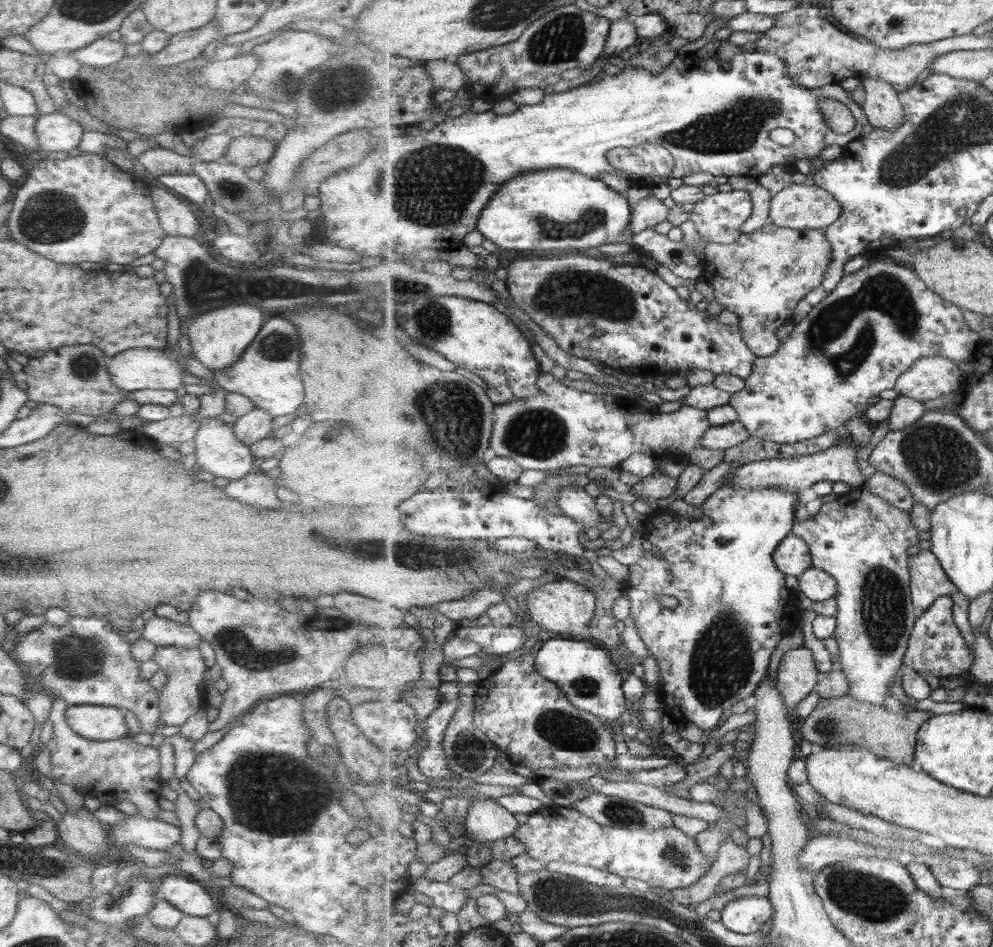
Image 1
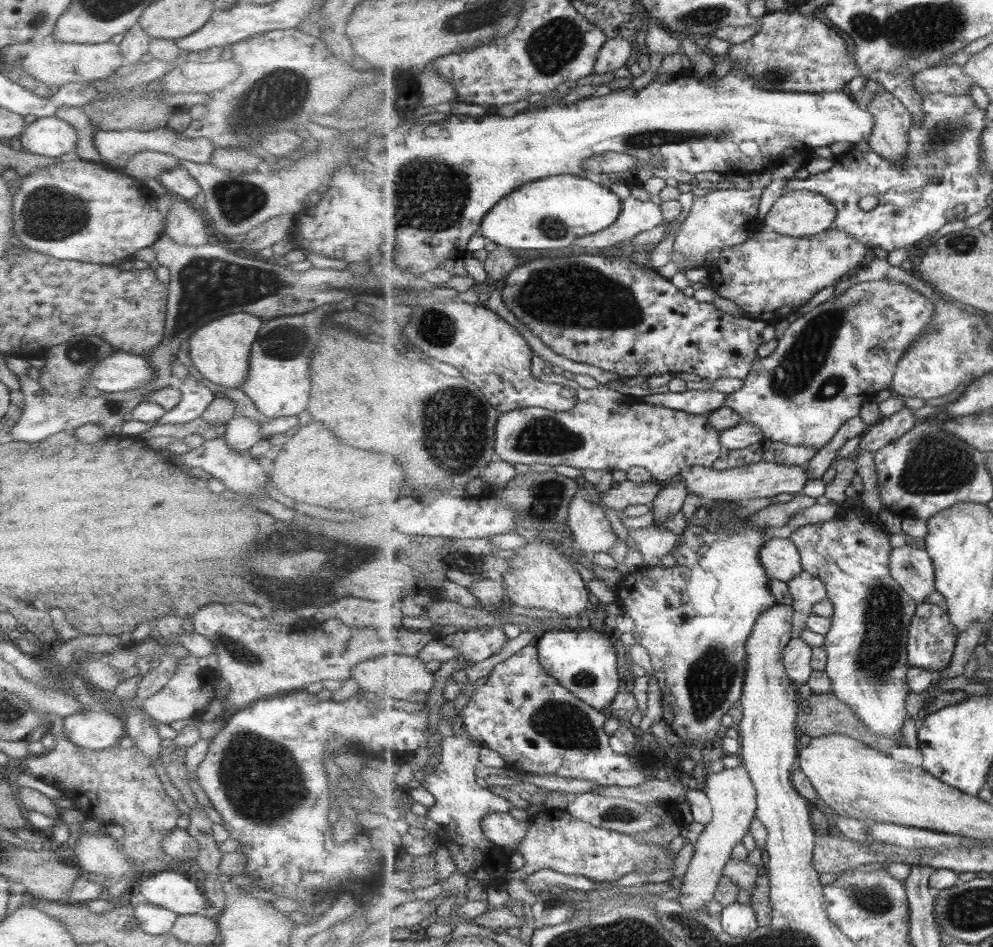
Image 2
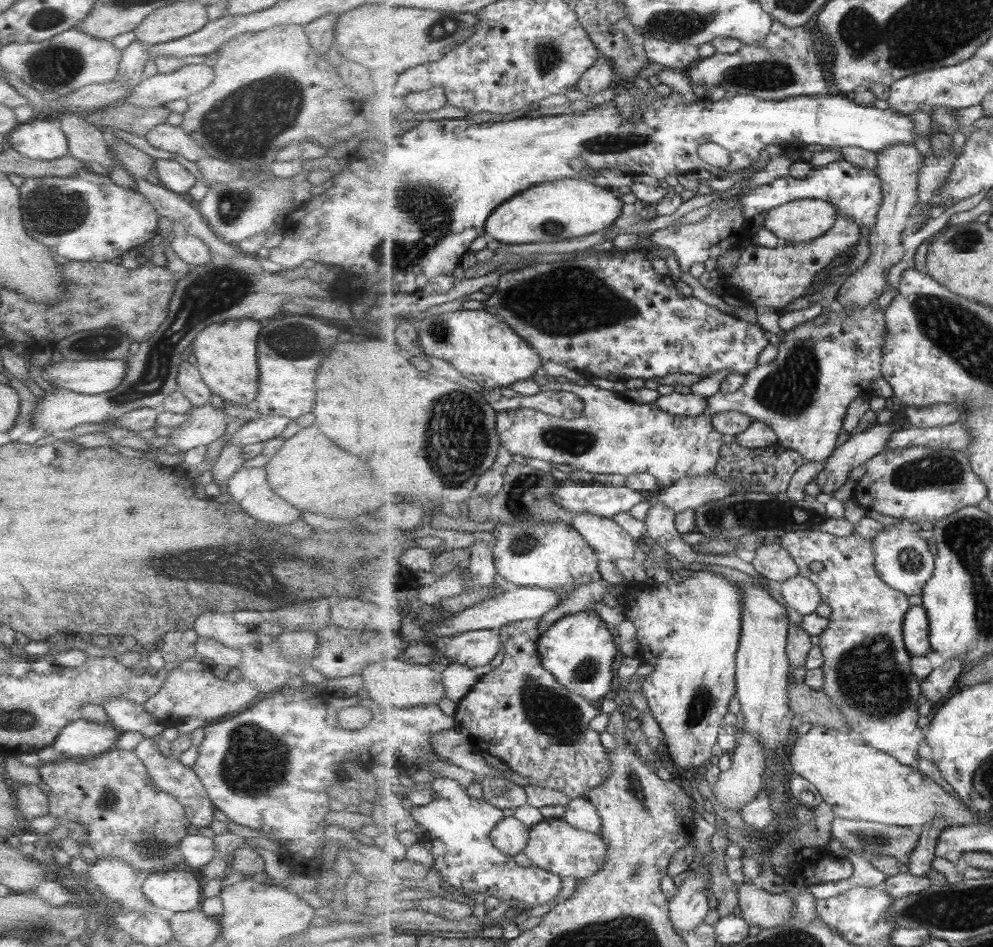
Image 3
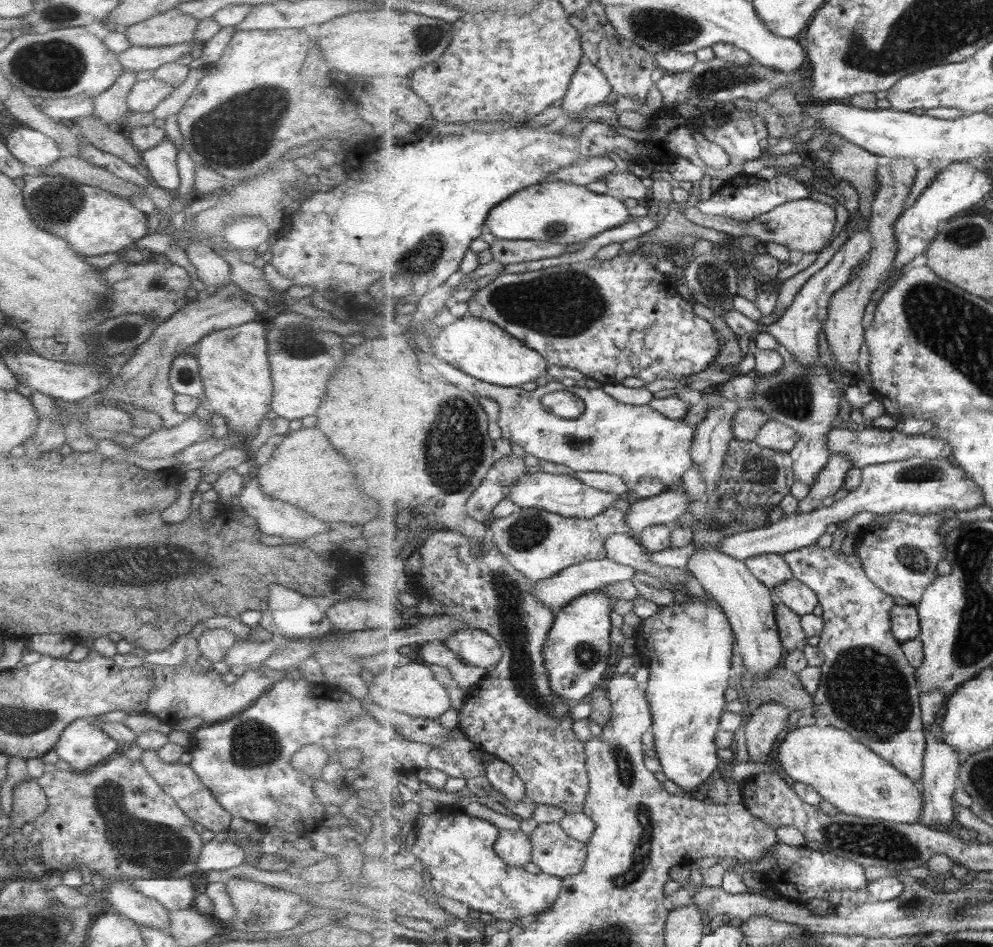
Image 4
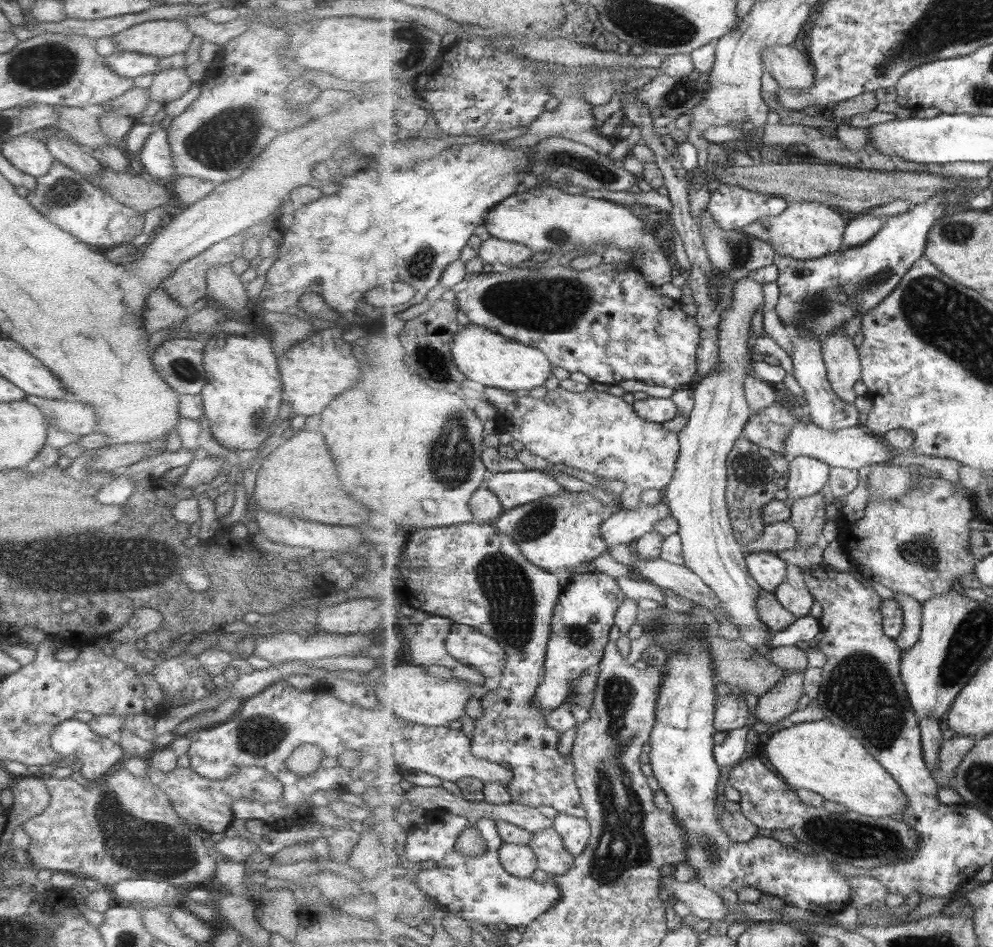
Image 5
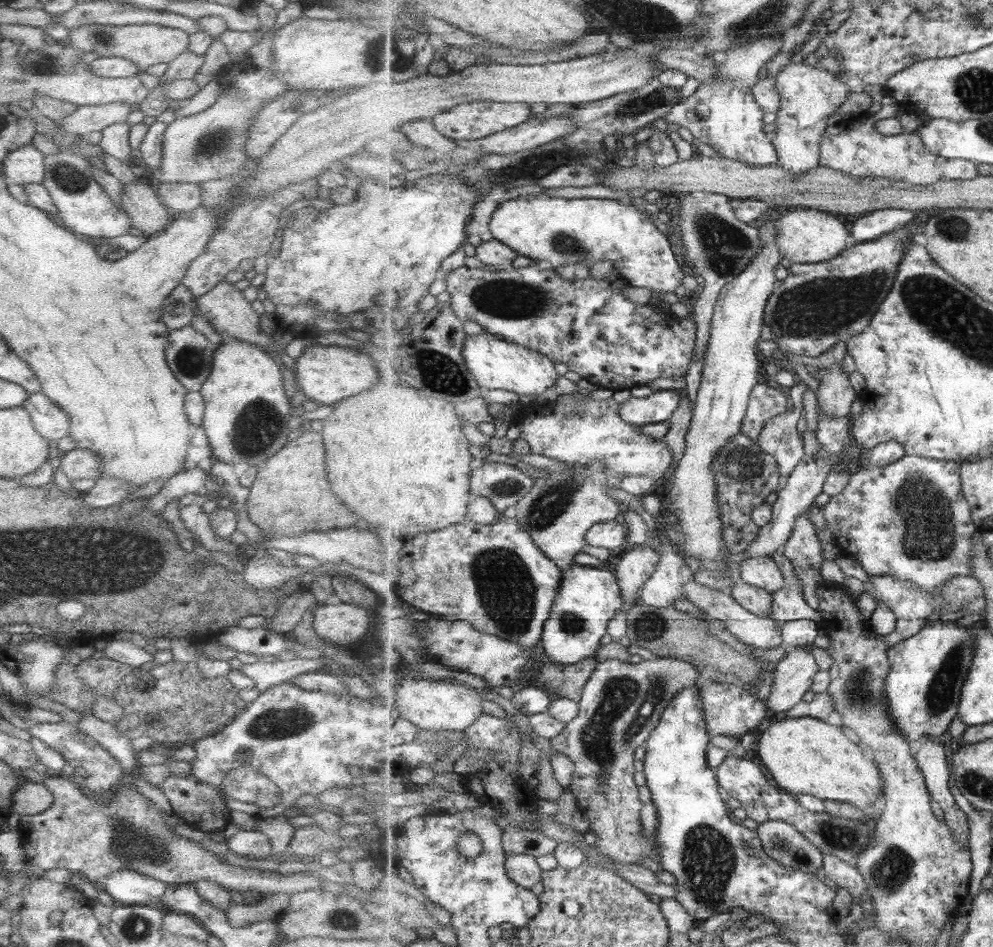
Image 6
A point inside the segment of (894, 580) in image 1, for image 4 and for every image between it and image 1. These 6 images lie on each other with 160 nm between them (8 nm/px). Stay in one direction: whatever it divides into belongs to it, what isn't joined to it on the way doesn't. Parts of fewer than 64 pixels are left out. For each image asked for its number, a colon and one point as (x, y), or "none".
2: (867, 647)
3: (868, 672)
4: (868, 688)

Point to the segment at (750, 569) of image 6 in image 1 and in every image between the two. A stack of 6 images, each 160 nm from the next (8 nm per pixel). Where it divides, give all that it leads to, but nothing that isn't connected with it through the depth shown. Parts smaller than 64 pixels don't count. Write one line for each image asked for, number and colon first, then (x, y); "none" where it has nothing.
1: (793, 557)
2: (781, 558)
3: (773, 561)
4: (773, 570)
5: (769, 570)

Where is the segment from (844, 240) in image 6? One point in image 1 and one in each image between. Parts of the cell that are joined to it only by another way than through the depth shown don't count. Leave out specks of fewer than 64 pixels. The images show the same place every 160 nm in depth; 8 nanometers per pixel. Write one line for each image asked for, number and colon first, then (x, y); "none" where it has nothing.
1: (804, 207)
2: (799, 213)
3: (798, 221)
4: (806, 226)
5: (807, 230)

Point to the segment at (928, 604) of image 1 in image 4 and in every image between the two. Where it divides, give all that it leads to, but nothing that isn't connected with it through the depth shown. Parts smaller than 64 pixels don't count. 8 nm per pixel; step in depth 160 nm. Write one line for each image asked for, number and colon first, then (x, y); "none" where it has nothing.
2: (912, 567)
3: (905, 561)
4: (900, 551)

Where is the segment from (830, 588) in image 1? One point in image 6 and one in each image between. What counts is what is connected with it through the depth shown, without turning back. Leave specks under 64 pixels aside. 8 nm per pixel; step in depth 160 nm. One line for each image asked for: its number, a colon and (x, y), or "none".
2: (807, 590)
3: (800, 593)
4: (794, 594)
5: (794, 594)
6: (789, 604)

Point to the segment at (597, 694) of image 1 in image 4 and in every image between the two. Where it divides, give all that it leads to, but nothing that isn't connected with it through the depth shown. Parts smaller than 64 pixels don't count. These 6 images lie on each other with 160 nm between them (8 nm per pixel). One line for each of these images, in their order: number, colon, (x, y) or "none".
2: (584, 660)
3: (579, 649)
4: (577, 650)

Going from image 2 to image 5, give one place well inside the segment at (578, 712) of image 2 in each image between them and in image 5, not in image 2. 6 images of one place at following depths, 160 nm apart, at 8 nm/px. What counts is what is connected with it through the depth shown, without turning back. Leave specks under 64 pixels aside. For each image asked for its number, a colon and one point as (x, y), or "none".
3: (518, 711)
4: (514, 714)
5: (474, 574)

